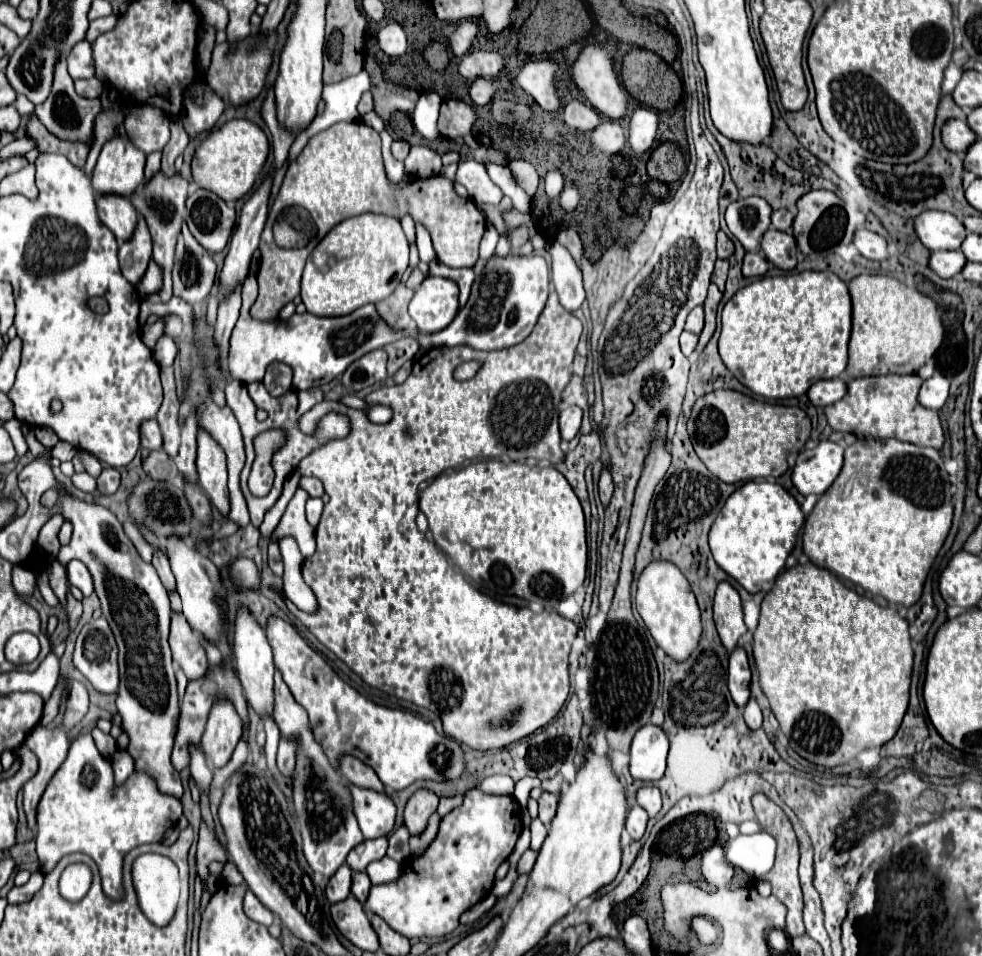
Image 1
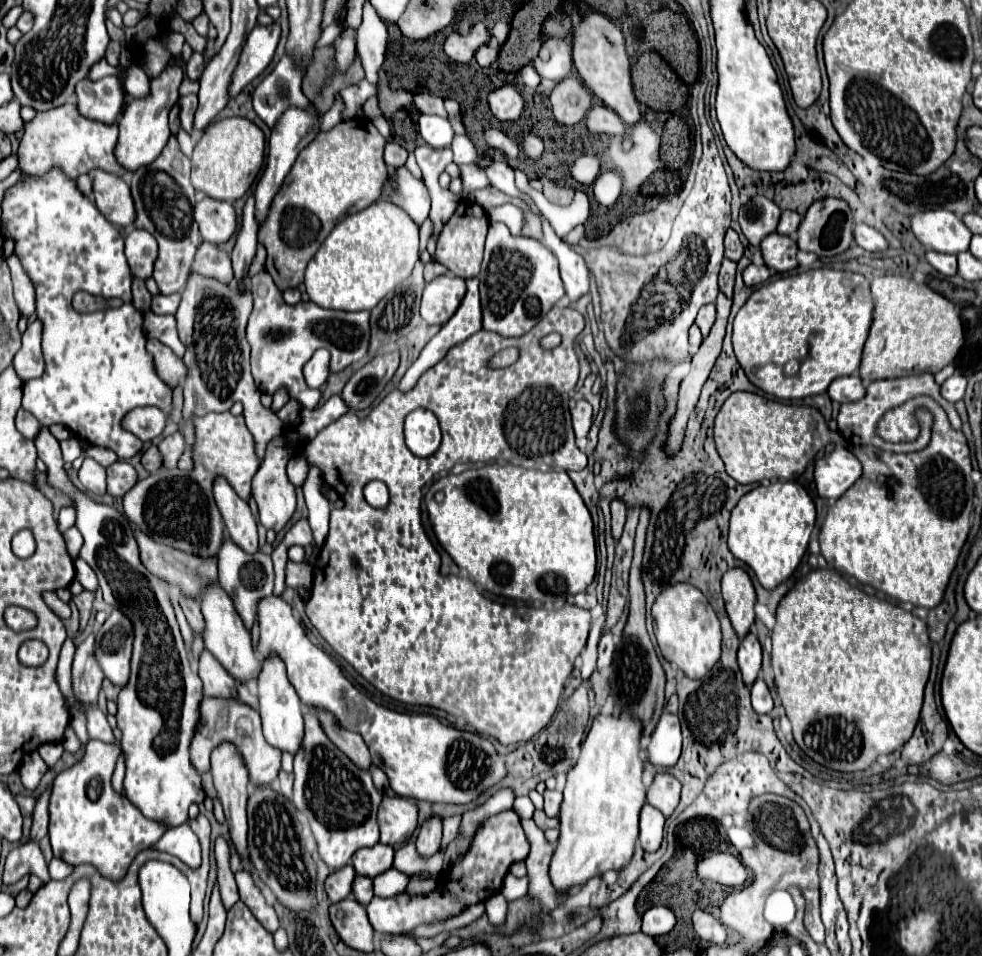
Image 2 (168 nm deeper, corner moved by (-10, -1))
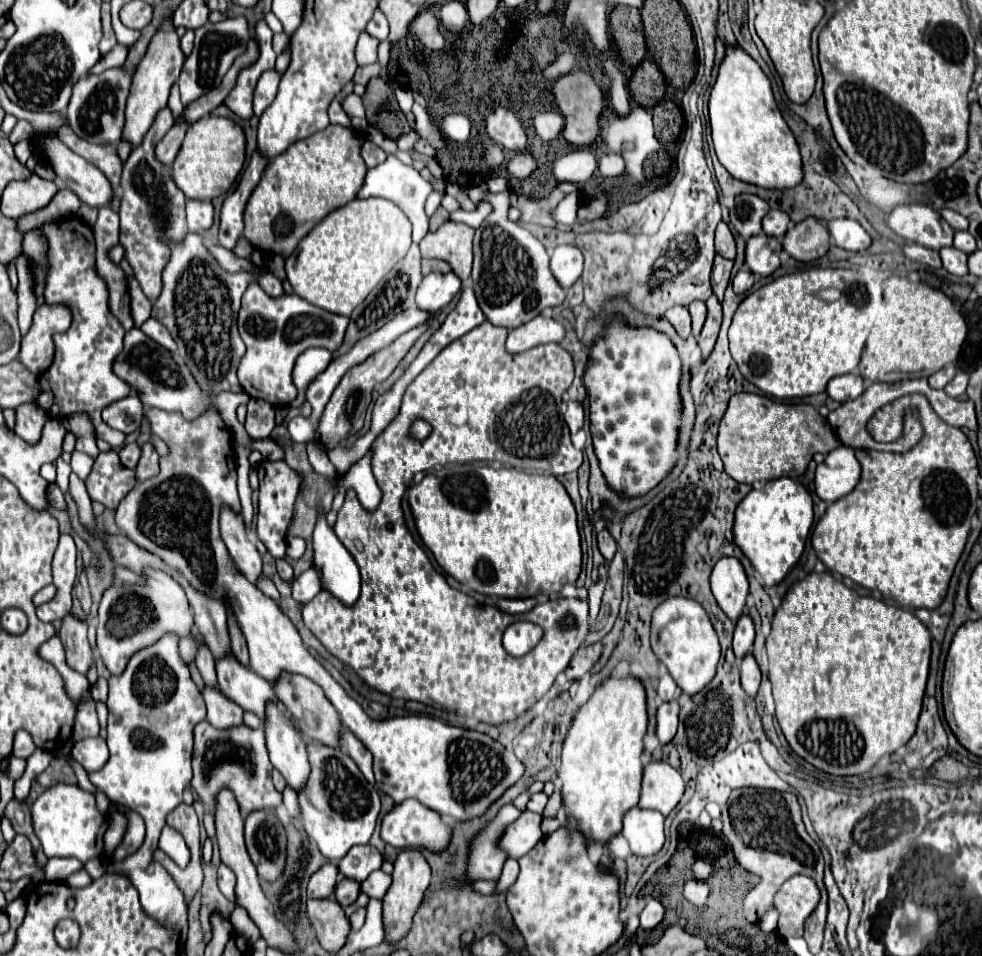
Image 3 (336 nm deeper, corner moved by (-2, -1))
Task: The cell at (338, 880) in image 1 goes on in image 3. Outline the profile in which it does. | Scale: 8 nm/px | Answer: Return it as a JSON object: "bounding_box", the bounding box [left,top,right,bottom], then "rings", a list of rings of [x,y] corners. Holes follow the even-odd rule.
{"bounding_box":[307,863,339,899],"rings":[[[325,863],[317,873],[313,873],[313,877],[309,881],[307,895],[311,899],[327,899],[327,897],[331,897],[333,889],[337,885],[337,875],[339,875],[337,865]]]}

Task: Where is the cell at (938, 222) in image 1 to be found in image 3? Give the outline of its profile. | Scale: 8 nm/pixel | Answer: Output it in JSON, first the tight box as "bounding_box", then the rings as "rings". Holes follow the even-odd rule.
{"bounding_box":[887,205,953,251],"rings":[[[899,205],[889,213],[887,225],[905,241],[935,251],[953,245],[953,227],[927,205]]]}

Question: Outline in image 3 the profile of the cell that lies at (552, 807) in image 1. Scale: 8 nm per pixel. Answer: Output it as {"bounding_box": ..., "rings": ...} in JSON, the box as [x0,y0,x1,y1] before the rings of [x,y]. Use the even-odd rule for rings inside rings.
{"bounding_box":[527,791,547,815],"rings":[[[539,791],[539,793],[533,793],[531,795],[531,799],[527,803],[527,809],[541,815],[543,809],[545,809],[545,805],[547,805],[547,795],[545,795],[545,791]]]}

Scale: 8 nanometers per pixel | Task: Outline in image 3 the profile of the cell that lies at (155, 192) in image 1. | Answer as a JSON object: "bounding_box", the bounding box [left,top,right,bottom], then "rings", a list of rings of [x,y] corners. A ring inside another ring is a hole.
{"bounding_box":[119,109,187,301],"rings":[[[169,109],[159,111],[155,123],[151,125],[149,133],[145,135],[143,143],[131,151],[123,165],[123,177],[121,177],[121,237],[119,243],[127,251],[127,261],[131,263],[137,281],[143,287],[143,293],[155,301],[161,295],[161,273],[165,265],[169,263],[169,245],[165,239],[173,243],[181,243],[185,239],[187,221],[185,221],[185,195],[181,189],[177,189],[171,167],[161,165],[157,161],[153,149],[157,147],[157,141],[165,137],[165,133],[173,127],[173,117]]]}

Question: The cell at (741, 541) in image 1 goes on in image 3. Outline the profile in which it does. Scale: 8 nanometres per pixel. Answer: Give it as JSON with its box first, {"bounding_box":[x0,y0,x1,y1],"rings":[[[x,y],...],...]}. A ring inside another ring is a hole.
{"bounding_box":[733,477,813,585],"rings":[[[789,477],[767,481],[763,489],[751,491],[735,509],[733,543],[751,561],[767,585],[777,585],[799,561],[813,525],[813,501],[805,487]]]}

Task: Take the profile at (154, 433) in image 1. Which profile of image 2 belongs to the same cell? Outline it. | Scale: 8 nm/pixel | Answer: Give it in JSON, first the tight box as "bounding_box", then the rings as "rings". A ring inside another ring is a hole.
{"bounding_box":[121,407,165,441],"rings":[[[135,407],[121,419],[121,427],[141,441],[151,441],[163,433],[165,413],[157,407]]]}

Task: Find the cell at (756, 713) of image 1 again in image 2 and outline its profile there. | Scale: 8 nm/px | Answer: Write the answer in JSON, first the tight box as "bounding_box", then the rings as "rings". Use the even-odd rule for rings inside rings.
{"bounding_box":[751,677,773,713],"rings":[[[757,677],[757,681],[751,685],[751,703],[757,713],[771,713],[773,709],[773,699],[763,677]]]}

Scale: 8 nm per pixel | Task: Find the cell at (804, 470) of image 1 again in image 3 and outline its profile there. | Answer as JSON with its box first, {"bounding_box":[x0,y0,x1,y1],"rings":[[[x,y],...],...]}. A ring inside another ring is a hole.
{"bounding_box":[815,445,861,503],"rings":[[[839,445],[815,469],[815,493],[819,499],[833,503],[847,495],[859,481],[861,465],[851,447]]]}

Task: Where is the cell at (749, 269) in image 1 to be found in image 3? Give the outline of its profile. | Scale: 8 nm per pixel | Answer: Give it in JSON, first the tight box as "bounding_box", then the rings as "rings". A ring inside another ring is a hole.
{"bounding_box":[733,267,755,295],"rings":[[[743,267],[743,269],[739,269],[737,271],[737,275],[733,277],[733,291],[739,295],[739,293],[745,293],[745,291],[749,291],[751,287],[753,287],[753,283],[755,283],[755,275],[747,269],[747,267]]]}

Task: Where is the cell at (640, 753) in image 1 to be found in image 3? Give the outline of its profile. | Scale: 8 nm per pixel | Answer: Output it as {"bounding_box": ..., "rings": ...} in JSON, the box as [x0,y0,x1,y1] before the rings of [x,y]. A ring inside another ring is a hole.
{"bounding_box":[657,701,679,745],"rings":[[[677,701],[663,703],[657,709],[657,739],[661,745],[671,743],[677,731],[677,715],[679,715],[679,705]]]}

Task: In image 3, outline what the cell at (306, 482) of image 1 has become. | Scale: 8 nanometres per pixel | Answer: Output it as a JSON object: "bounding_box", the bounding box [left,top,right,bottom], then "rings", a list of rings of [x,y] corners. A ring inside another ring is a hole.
{"bounding_box":[249,438,285,461],"rings":[[[272,438],[253,441],[253,443],[249,444],[249,448],[251,450],[261,451],[263,453],[263,459],[269,459],[269,461],[285,459],[285,451]]]}

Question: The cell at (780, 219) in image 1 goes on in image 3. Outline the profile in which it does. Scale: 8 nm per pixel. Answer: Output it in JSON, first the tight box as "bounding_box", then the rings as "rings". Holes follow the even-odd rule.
{"bounding_box":[763,209,791,239],"rings":[[[771,209],[763,219],[763,233],[767,233],[769,237],[783,239],[783,235],[789,229],[789,223],[791,223],[791,219],[787,213],[781,213],[779,209]]]}

